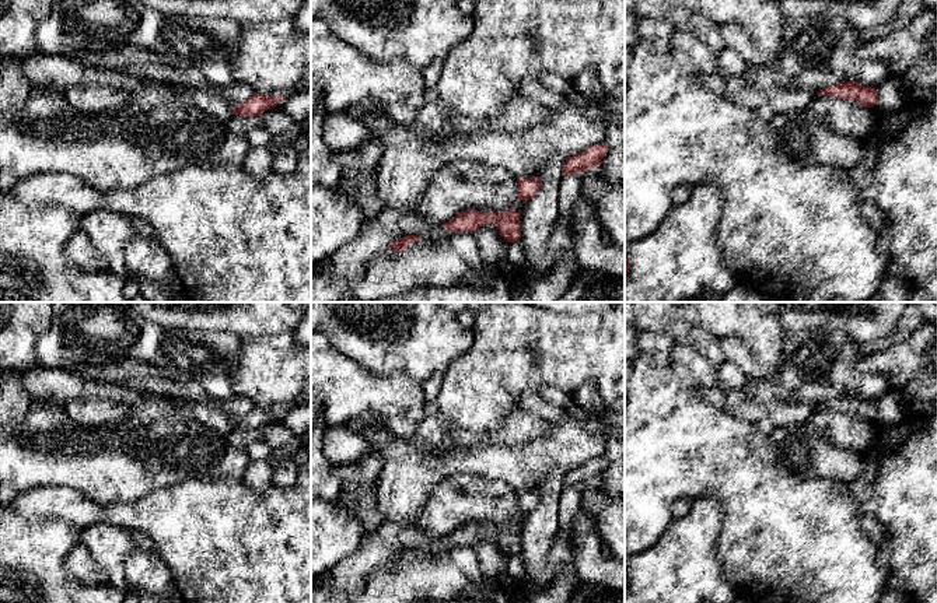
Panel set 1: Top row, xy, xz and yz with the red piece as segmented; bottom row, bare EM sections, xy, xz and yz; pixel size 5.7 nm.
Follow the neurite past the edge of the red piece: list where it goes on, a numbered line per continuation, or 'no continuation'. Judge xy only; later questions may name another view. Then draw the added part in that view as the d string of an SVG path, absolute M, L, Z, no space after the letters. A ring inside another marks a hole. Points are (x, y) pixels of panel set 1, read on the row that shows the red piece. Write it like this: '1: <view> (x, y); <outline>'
no continuation

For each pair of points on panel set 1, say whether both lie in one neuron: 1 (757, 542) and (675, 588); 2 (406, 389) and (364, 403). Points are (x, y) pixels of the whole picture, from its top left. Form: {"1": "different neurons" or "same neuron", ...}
{"1": "different neurons", "2": "same neuron"}

